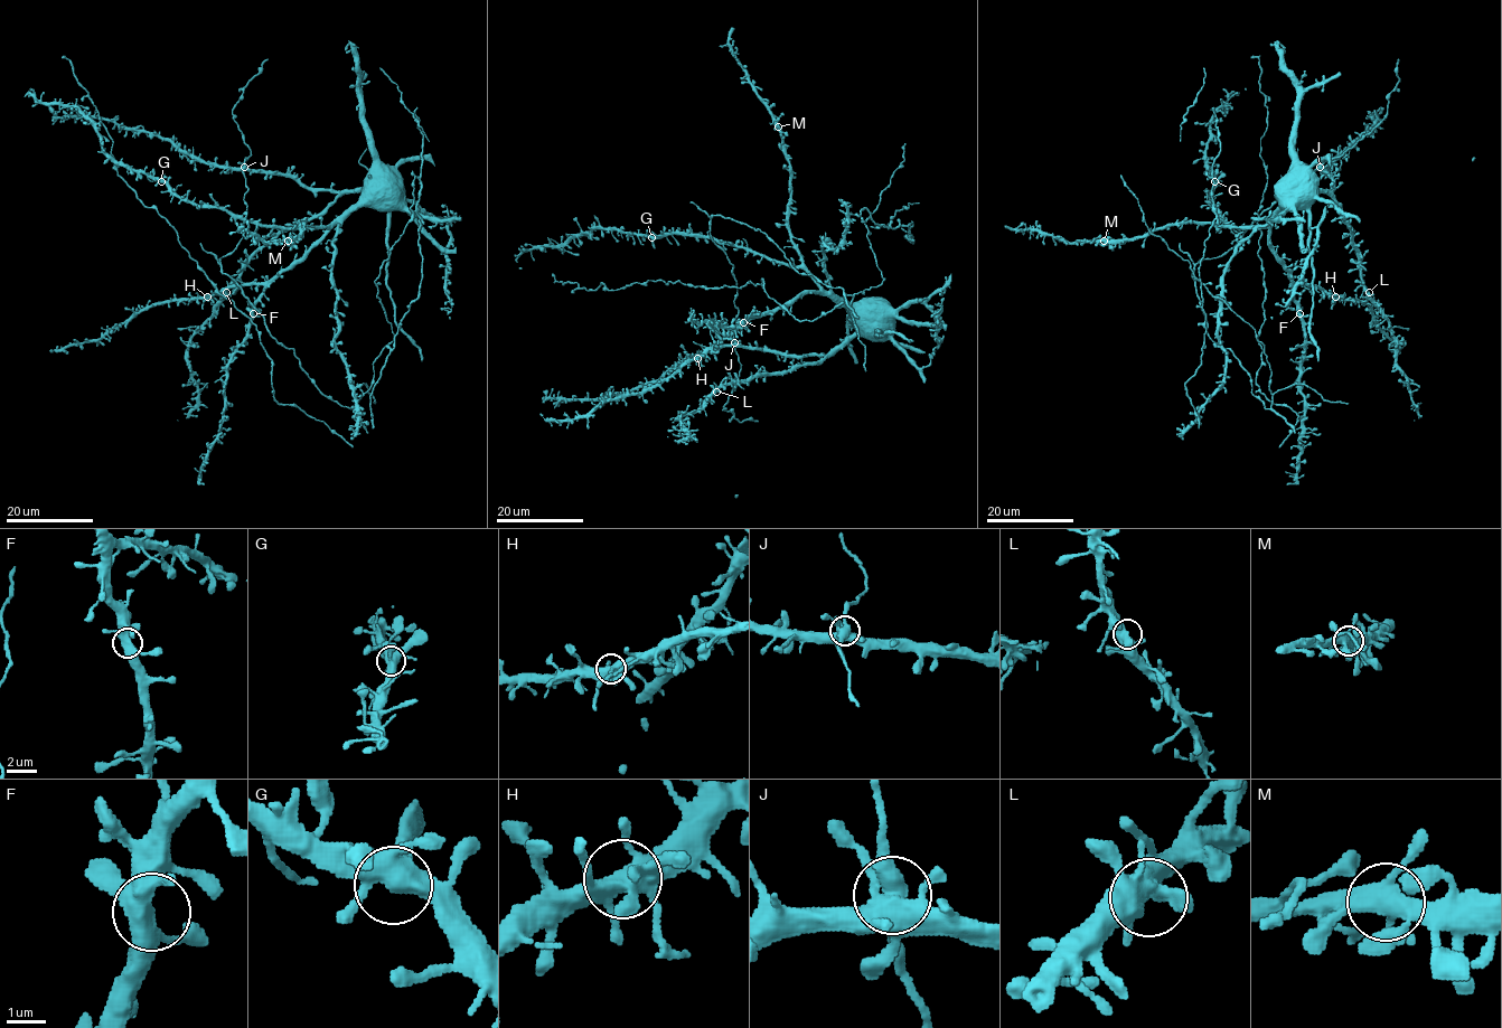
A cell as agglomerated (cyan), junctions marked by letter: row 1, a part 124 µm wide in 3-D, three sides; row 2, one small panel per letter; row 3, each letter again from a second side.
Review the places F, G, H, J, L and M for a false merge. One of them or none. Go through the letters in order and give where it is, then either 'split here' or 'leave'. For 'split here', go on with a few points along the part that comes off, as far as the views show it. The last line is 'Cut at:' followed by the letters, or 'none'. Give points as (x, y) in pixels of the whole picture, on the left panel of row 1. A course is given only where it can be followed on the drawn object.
F: at (253, 313); leave
G: at (161, 181); leave
H: at (207, 296); leave
J: at (244, 167); leave
L: at (226, 292); leave
M: at (288, 241); leave
Cut at: none

